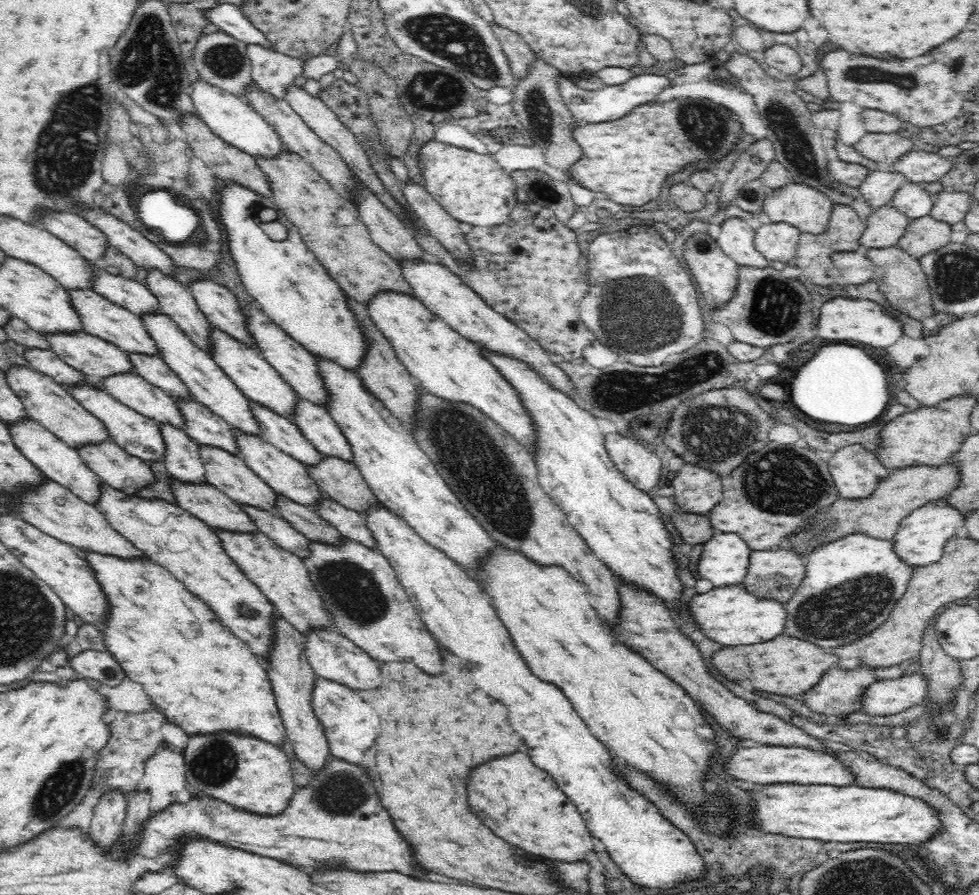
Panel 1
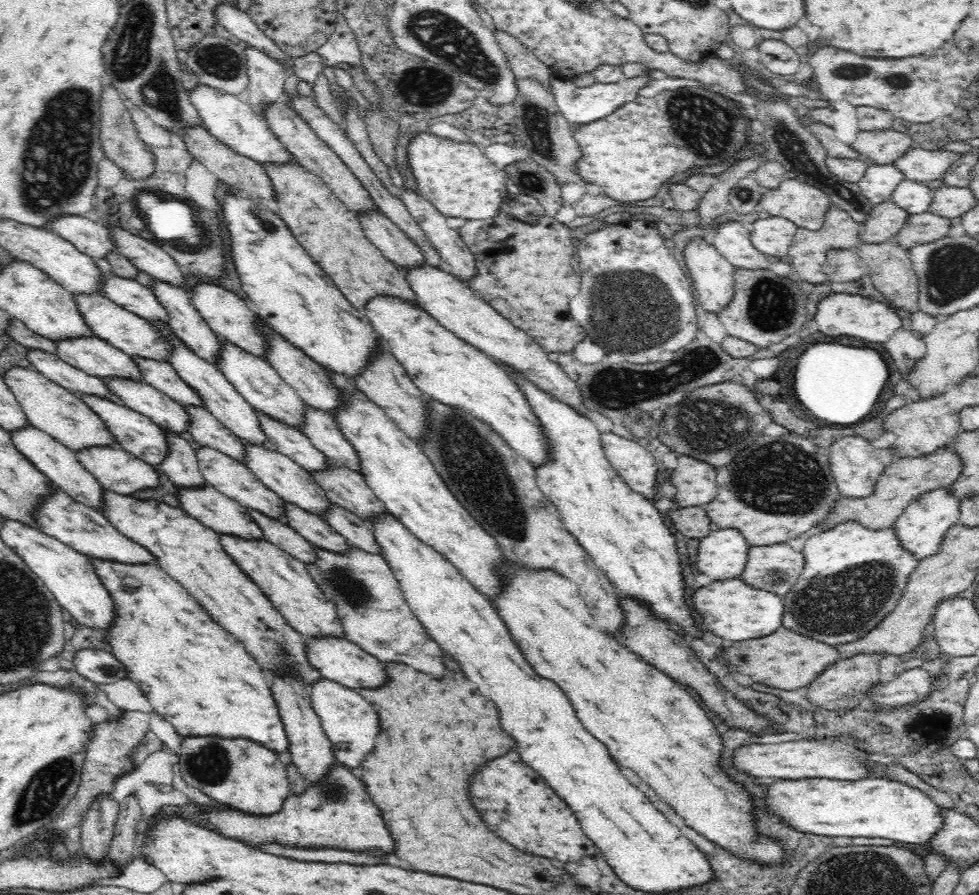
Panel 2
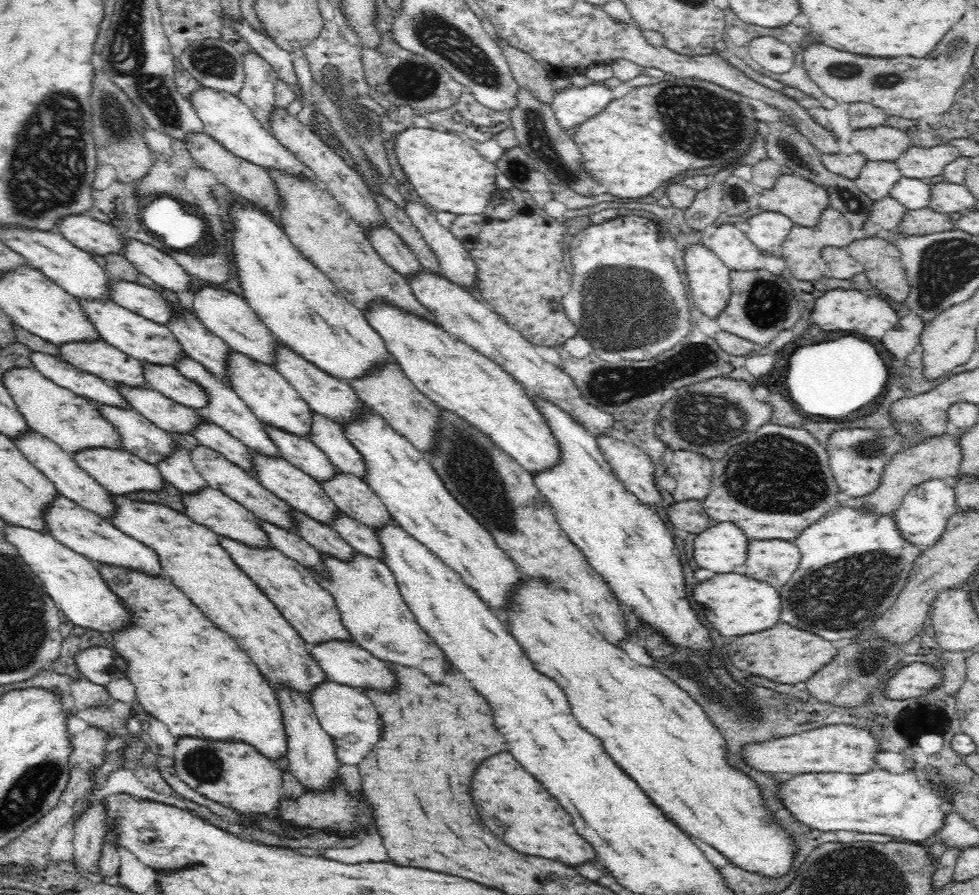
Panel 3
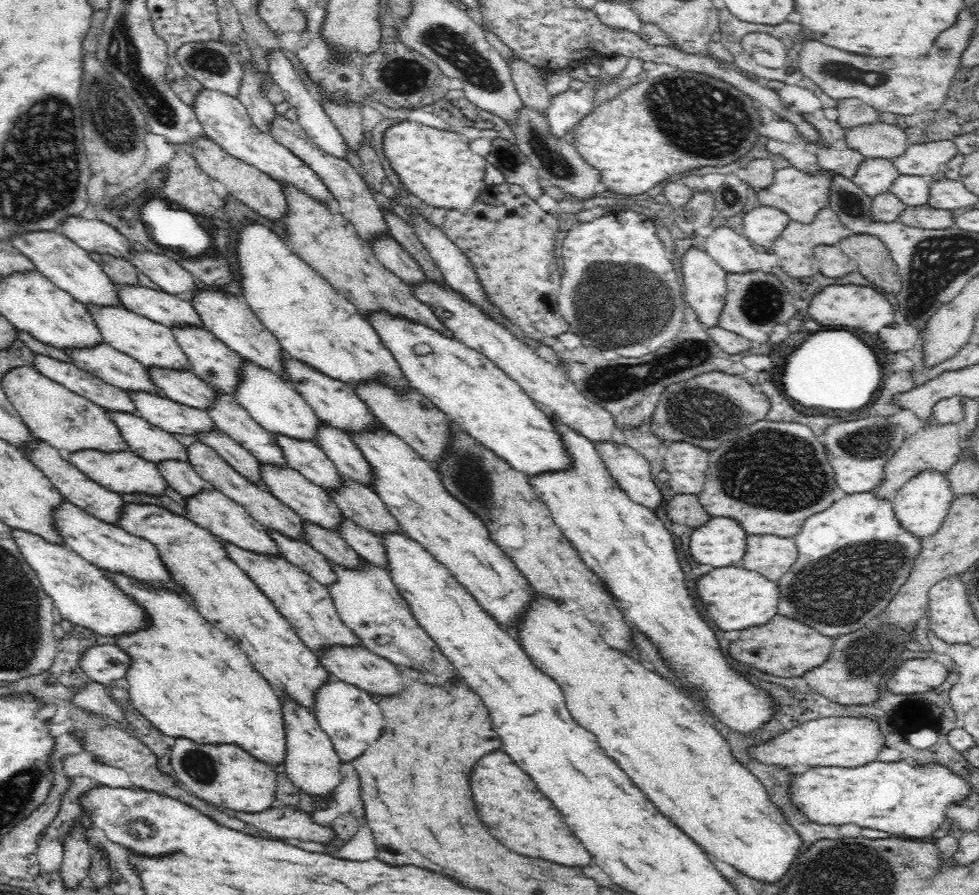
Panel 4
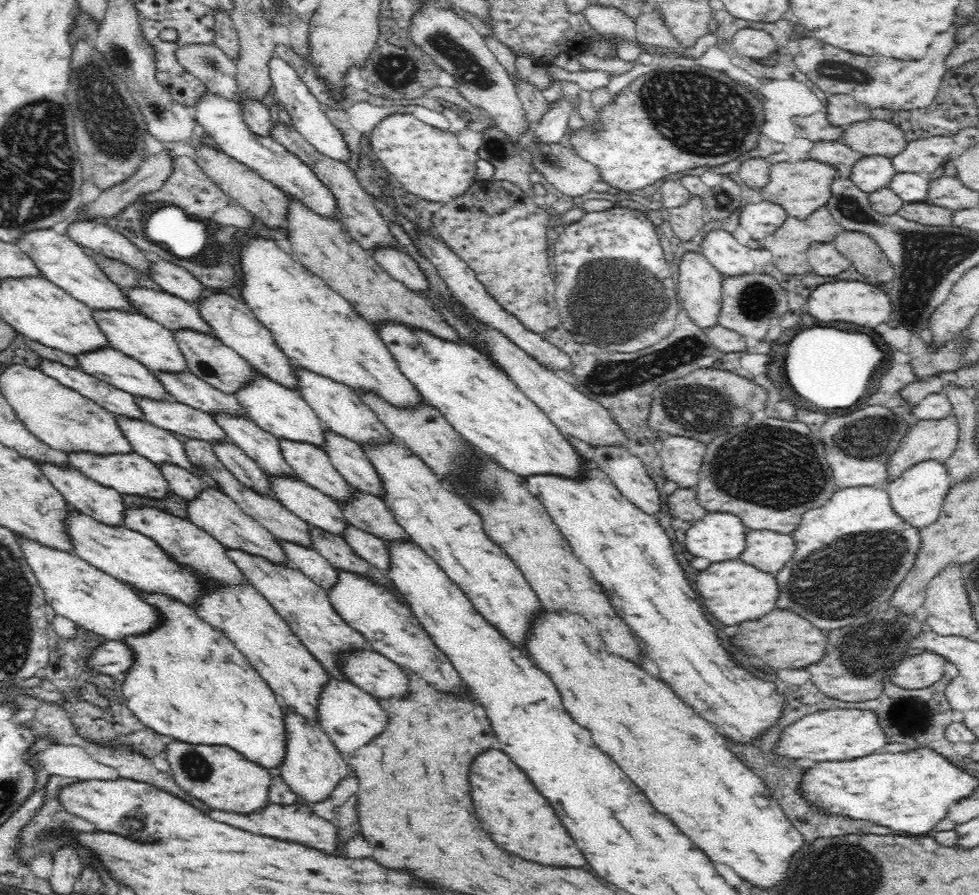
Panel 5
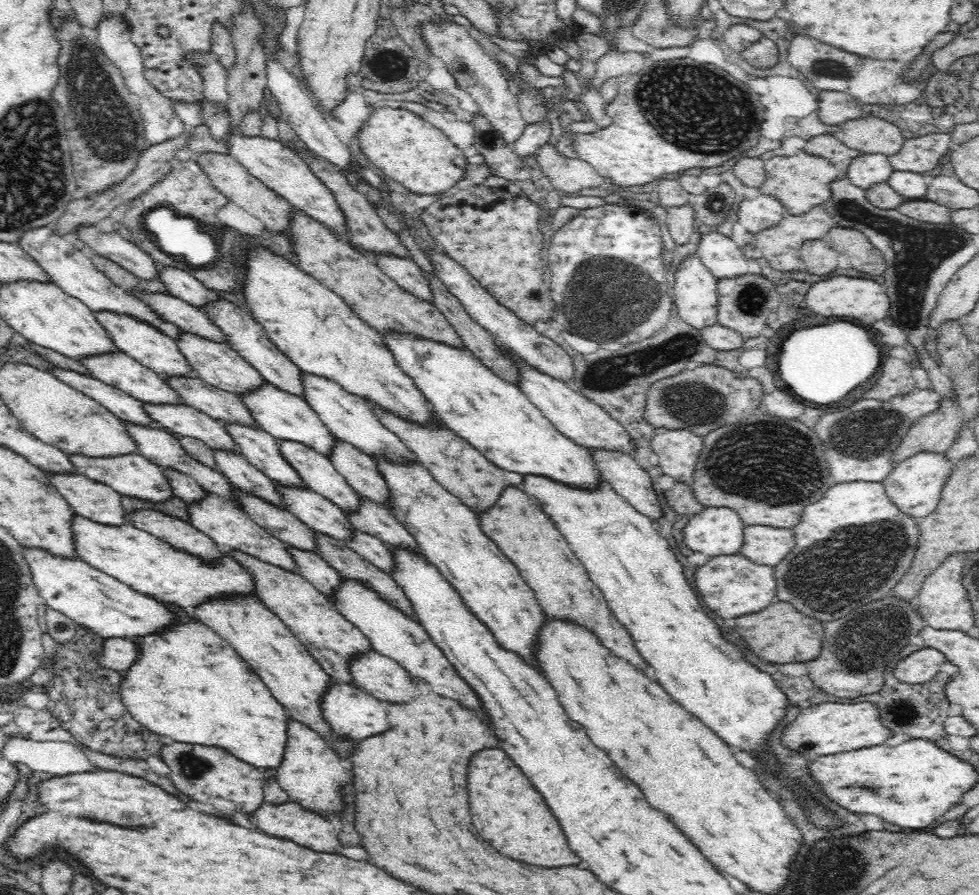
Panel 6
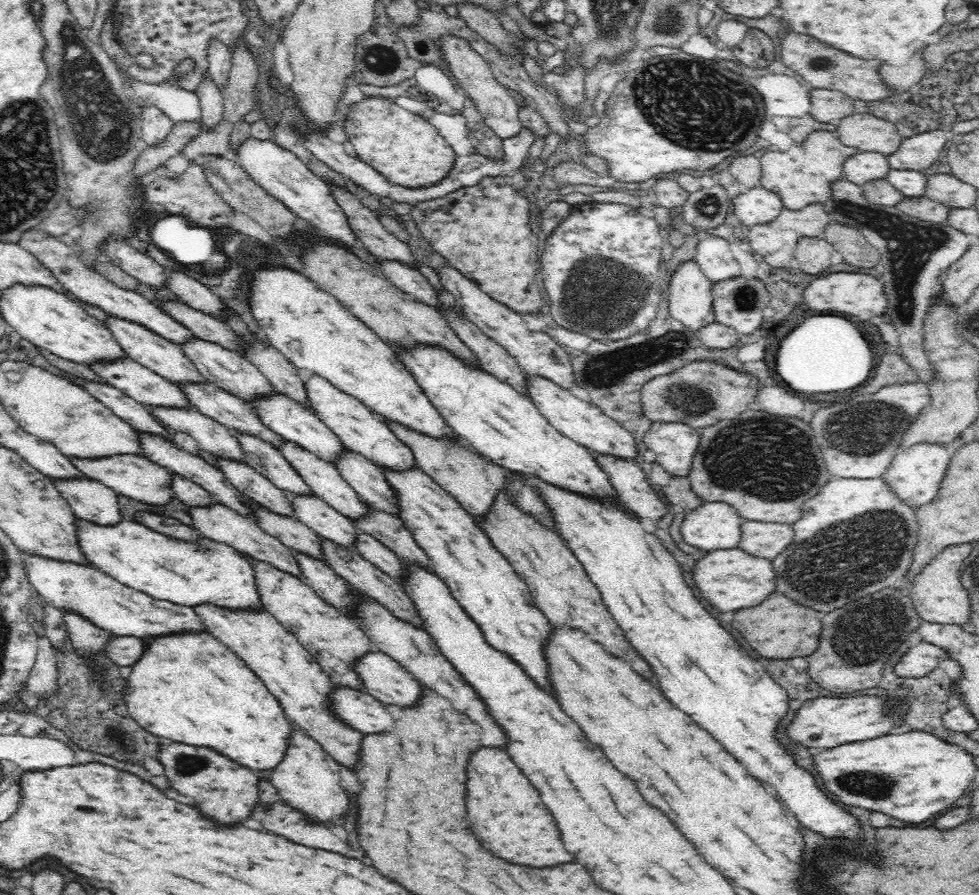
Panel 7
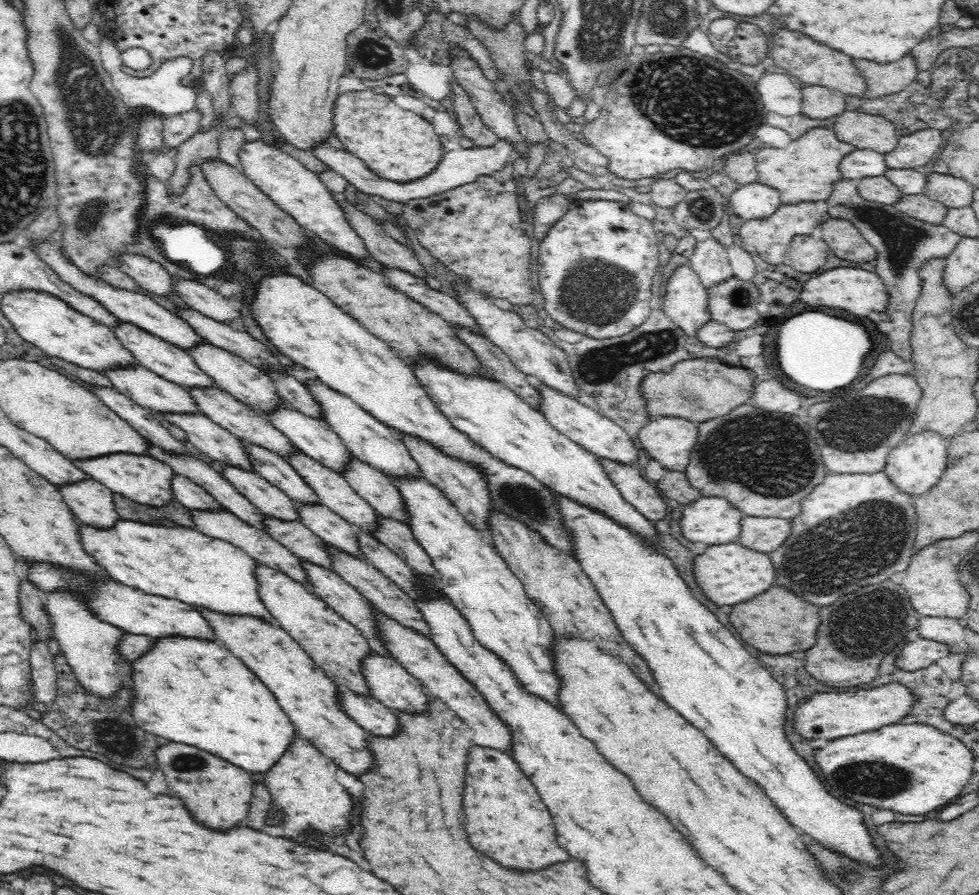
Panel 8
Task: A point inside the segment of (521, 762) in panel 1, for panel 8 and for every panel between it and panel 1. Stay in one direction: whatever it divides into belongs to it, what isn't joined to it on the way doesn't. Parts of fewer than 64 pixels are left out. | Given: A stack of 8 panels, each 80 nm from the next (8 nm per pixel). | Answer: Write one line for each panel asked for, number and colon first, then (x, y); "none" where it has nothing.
2: (532, 819)
3: (509, 800)
4: (516, 813)
5: (510, 810)
6: (507, 812)
7: (505, 813)
8: (504, 818)

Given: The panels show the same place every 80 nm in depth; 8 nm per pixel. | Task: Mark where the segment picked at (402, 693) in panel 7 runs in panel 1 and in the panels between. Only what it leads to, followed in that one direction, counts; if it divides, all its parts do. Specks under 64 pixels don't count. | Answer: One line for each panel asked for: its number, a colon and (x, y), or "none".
1: (332, 656)
2: (339, 660)
3: (346, 663)
4: (358, 666)
5: (370, 670)
6: (382, 676)

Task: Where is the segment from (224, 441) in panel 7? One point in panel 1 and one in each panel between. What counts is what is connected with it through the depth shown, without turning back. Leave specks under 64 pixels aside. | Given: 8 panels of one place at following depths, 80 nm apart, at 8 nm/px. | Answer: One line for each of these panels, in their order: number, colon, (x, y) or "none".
1: (131, 389)
2: (170, 415)
3: (171, 416)
4: (171, 416)
5: (174, 416)
6: (183, 419)

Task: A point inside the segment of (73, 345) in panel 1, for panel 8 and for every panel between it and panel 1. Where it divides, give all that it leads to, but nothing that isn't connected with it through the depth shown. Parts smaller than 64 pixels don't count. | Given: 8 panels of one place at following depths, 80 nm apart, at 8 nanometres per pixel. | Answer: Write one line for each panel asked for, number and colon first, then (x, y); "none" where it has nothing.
2: (92, 355)
3: (98, 358)
4: (114, 367)
5: (112, 366)
6: (120, 370)
7: (146, 387)
8: (141, 385)

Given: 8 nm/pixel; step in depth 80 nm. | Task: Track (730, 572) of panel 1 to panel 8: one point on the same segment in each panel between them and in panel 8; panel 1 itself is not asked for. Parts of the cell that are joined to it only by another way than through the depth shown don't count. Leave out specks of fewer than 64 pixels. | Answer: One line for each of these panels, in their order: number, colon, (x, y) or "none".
2: (722, 553)
3: (722, 547)
4: (720, 541)
5: (718, 535)
6: (713, 530)
7: (711, 525)
8: (710, 519)

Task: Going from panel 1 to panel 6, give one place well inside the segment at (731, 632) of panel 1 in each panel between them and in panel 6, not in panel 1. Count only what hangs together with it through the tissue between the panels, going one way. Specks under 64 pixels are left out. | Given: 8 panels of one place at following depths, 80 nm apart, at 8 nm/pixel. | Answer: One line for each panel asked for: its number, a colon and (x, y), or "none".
2: (733, 609)
3: (735, 603)
4: (735, 597)
5: (733, 590)
6: (732, 585)

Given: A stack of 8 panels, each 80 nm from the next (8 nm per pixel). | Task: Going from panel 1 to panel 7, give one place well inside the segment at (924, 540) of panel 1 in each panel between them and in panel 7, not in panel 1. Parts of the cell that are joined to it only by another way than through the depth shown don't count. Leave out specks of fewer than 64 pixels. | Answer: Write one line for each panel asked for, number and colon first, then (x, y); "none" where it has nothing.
2: (921, 526)
3: (924, 511)
4: (920, 502)
5: (917, 493)
6: (915, 483)
7: (915, 472)

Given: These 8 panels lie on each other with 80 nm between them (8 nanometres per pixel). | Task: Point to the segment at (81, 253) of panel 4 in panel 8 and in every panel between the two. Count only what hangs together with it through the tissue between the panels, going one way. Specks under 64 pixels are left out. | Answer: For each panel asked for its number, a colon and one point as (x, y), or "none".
5: (60, 260)
6: (74, 273)
7: (59, 258)
8: (138, 309)

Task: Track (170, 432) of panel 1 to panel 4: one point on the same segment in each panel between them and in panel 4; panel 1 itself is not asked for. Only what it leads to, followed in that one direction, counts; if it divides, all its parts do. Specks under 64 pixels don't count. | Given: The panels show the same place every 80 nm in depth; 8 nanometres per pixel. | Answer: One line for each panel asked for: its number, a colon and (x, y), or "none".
2: (180, 466)
3: (177, 470)
4: (181, 477)

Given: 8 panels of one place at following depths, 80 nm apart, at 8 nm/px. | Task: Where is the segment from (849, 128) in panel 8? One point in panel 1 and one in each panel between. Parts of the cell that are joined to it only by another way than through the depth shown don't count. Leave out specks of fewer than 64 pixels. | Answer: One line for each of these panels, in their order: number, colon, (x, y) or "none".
1: (884, 148)
2: (885, 146)
3: (882, 142)
4: (877, 139)
5: (870, 137)
6: (869, 135)
7: (867, 132)

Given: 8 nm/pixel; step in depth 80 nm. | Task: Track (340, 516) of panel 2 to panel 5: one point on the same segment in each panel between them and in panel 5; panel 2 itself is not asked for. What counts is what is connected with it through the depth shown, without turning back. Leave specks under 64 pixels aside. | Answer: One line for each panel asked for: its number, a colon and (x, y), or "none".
3: (365, 540)
4: (370, 546)
5: (375, 550)

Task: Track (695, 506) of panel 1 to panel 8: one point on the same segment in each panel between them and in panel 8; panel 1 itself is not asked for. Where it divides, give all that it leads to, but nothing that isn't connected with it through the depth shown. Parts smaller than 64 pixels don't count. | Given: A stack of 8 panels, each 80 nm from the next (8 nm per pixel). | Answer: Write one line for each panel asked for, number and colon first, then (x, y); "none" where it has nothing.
2: (695, 480)
3: (691, 469)
4: (685, 462)
5: (681, 455)
6: (678, 448)
7: (674, 443)
8: (669, 439)

